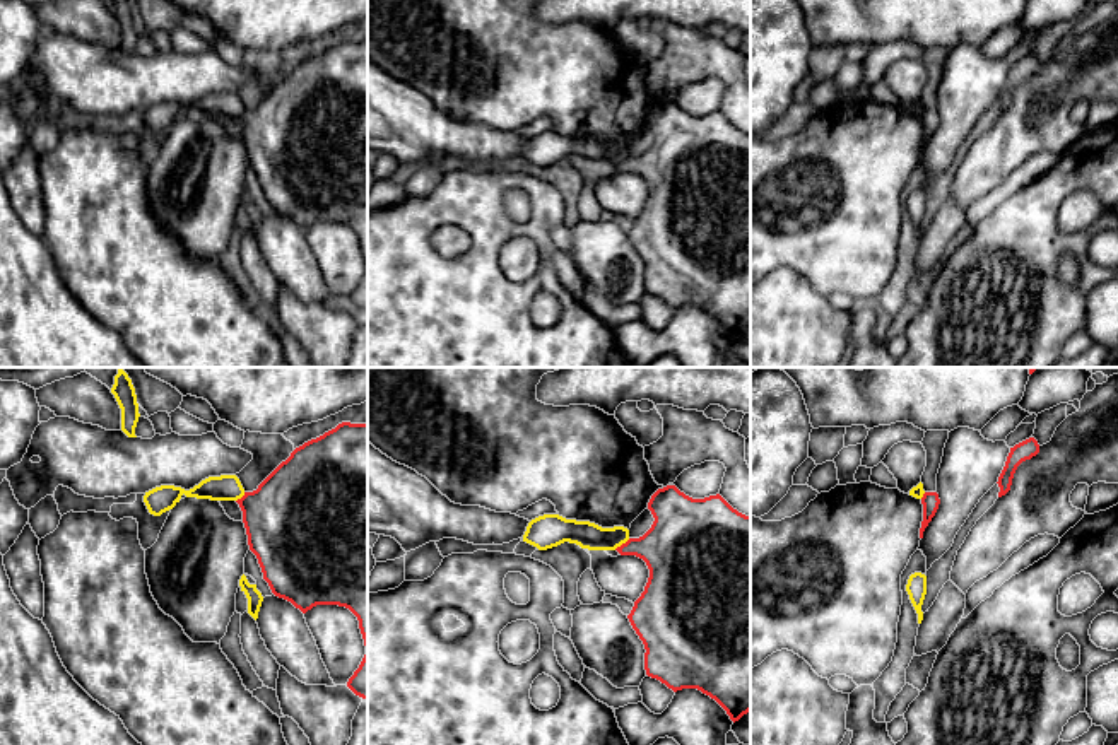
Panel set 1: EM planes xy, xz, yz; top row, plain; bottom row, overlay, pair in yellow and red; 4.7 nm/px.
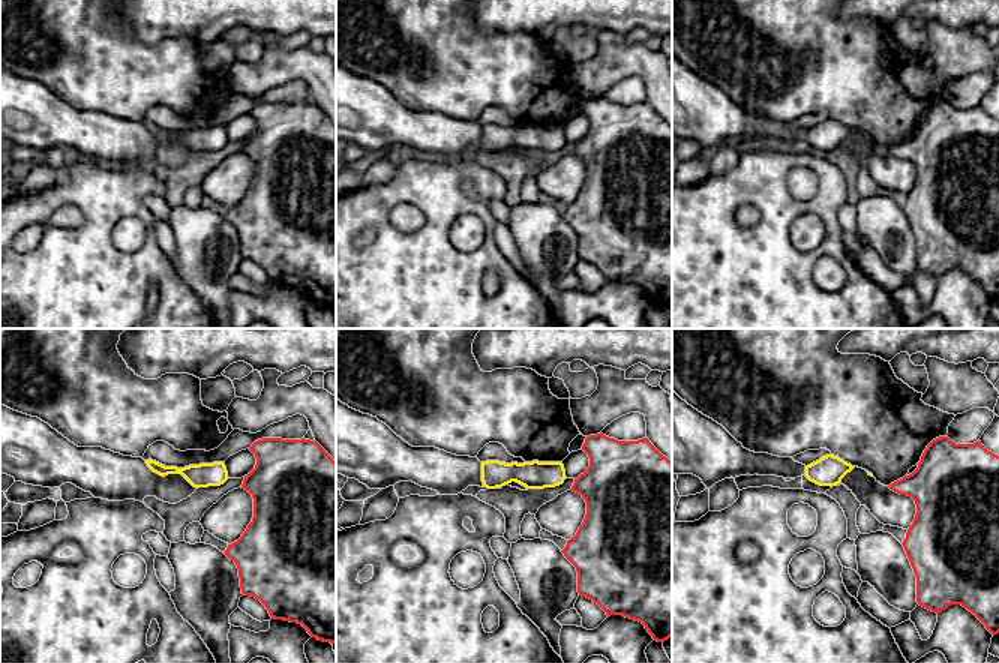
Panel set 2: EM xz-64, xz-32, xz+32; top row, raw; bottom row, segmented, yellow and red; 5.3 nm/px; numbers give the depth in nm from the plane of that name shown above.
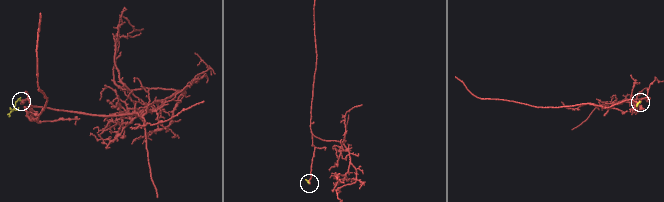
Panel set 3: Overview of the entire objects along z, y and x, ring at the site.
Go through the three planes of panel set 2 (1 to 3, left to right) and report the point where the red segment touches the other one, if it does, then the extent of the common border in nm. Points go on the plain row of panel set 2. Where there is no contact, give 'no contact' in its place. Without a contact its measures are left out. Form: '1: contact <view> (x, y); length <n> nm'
1: no contact
2: no contact
3: no contact

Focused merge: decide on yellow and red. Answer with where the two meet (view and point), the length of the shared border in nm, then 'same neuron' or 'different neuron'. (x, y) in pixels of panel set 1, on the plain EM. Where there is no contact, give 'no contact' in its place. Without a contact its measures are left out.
contact xz (621, 161); length 90 nm; different neuron

